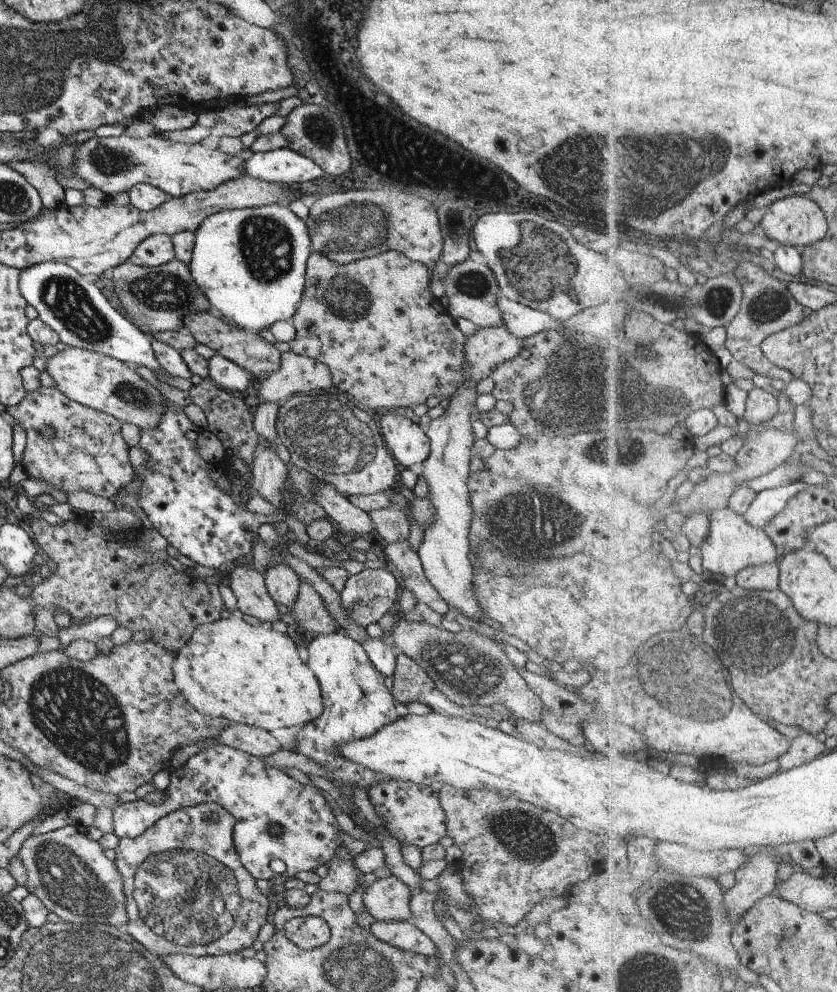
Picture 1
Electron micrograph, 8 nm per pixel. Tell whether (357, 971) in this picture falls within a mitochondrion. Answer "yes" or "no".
yes

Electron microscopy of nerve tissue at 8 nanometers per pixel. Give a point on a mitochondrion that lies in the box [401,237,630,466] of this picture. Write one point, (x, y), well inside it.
(475, 284)

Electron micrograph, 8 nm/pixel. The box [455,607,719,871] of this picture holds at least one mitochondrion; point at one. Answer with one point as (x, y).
(523, 833)

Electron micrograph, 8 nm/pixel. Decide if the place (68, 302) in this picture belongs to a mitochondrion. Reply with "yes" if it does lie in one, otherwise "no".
yes

